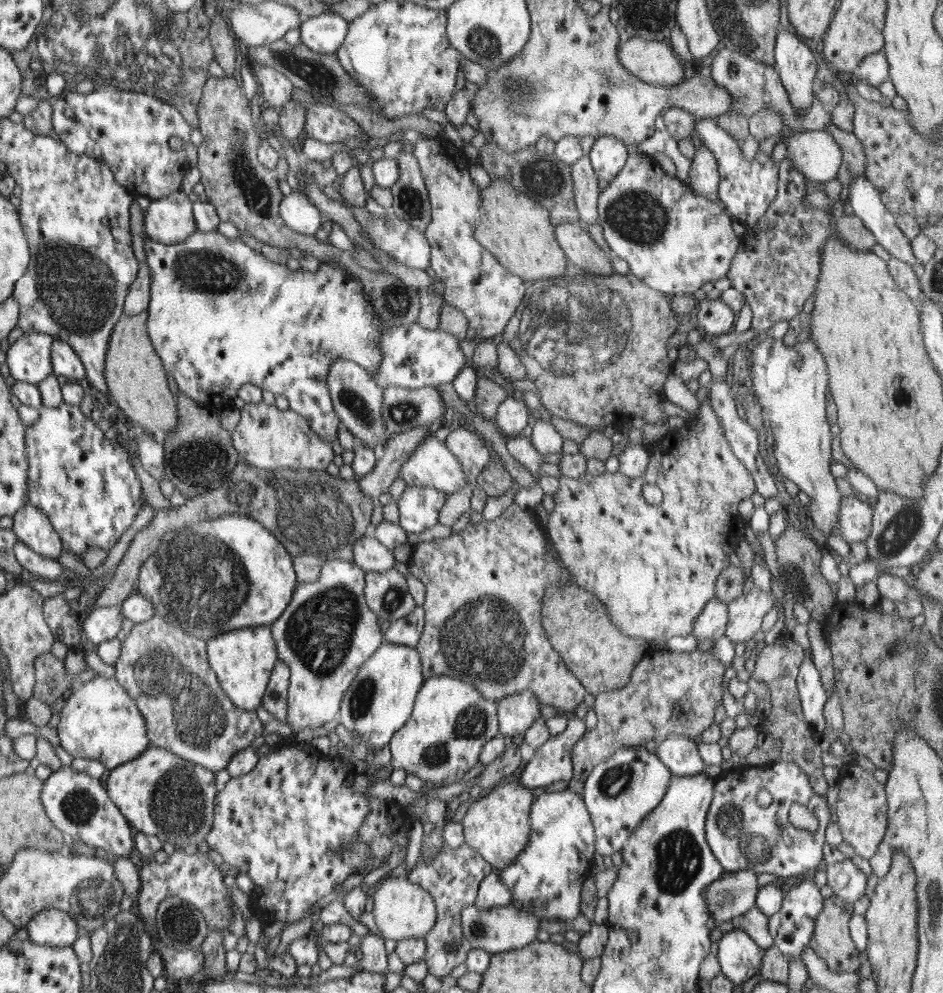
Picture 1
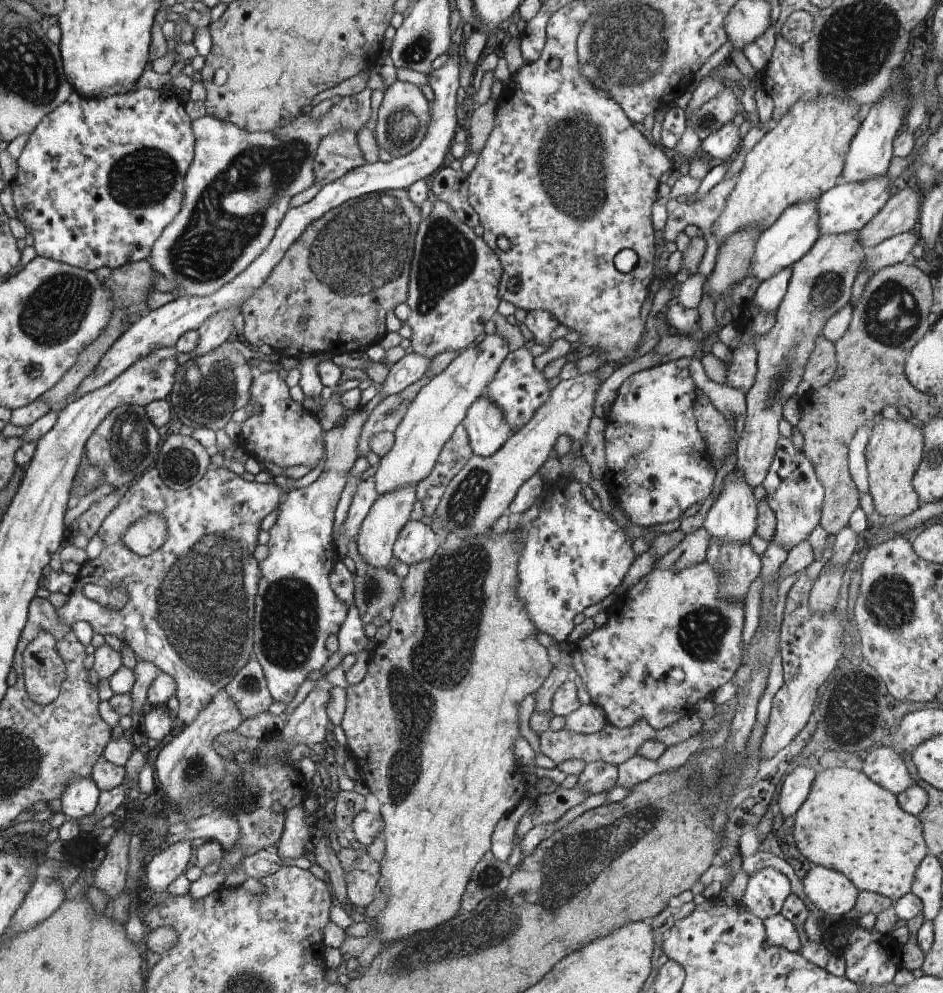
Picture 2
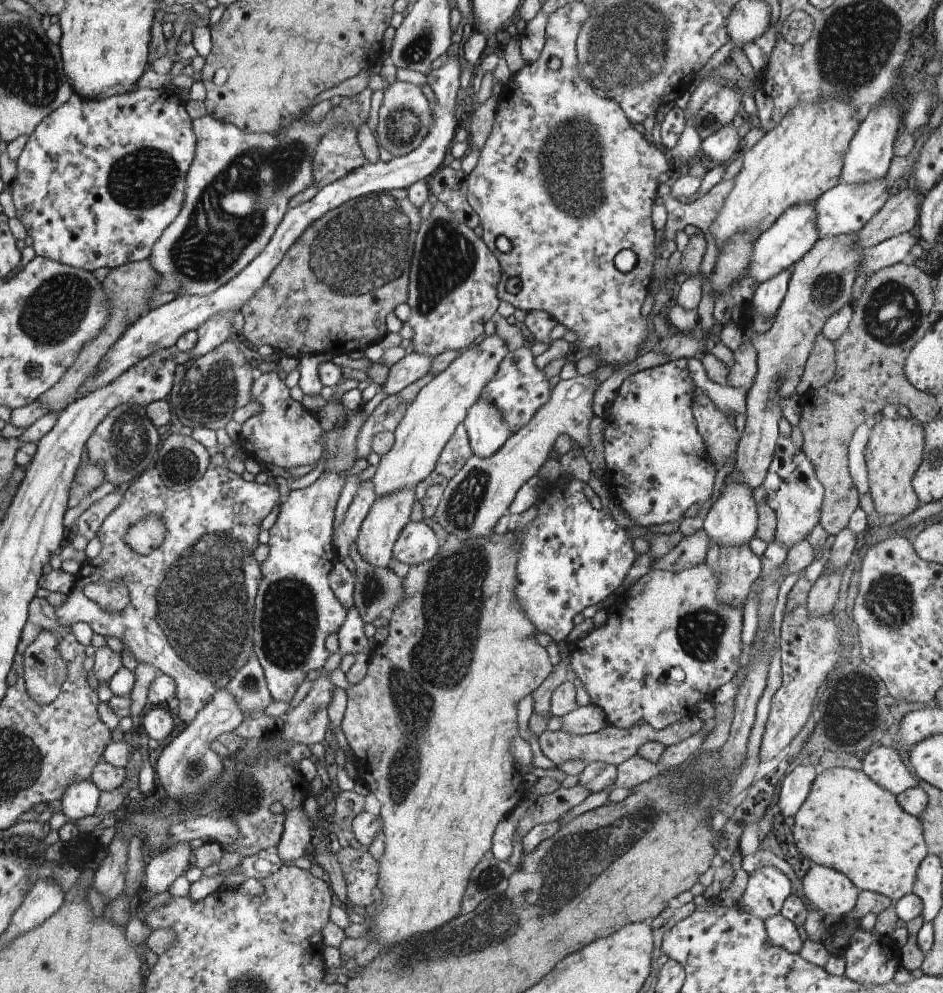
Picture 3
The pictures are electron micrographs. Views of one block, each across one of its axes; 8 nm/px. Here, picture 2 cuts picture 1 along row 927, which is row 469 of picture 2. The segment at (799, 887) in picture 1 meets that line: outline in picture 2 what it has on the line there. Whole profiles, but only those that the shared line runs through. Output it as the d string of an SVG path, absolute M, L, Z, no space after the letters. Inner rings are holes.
M781 436L777 443L777 452L774 455L773 464L769 468L763 485L766 490L766 501L770 505L770 508L774 510L777 518L776 530L774 530L775 533L771 543L784 546L788 553L794 546L806 540L816 526L819 526L825 497L824 487L820 484L816 476L814 465L806 458L803 452L796 449L791 439L784 438L784 436Z

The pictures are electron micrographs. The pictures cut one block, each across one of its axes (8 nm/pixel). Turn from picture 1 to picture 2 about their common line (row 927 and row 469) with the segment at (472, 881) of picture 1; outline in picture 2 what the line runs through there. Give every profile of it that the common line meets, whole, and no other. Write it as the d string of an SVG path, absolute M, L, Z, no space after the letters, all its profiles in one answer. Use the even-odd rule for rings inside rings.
M458 426L452 438L442 448L436 466L416 487L416 498L422 502L424 514L432 516L440 504L450 481L472 458L473 452L464 426Z

